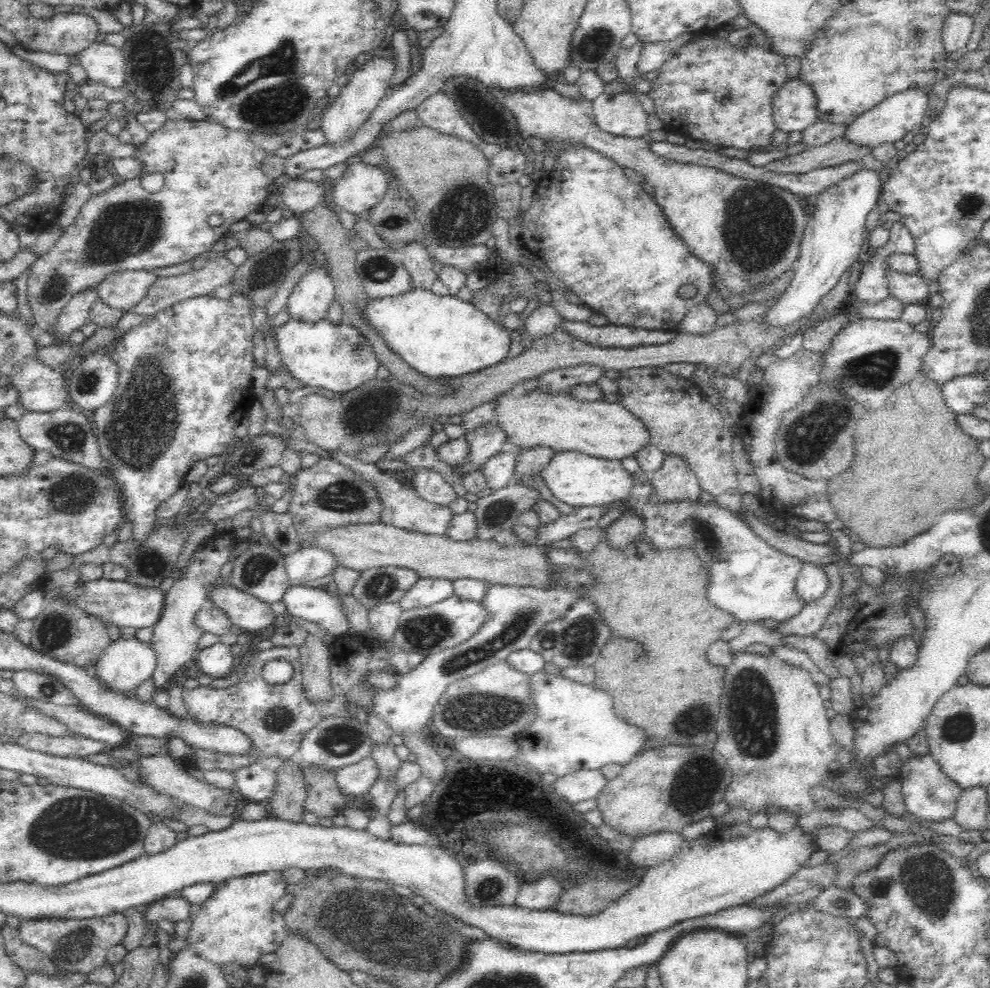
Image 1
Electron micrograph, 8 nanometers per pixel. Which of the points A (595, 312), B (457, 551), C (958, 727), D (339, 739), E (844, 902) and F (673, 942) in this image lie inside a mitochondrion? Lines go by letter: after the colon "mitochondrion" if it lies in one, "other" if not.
A: other
B: other
C: mitochondrion
D: mitochondrion
E: mitochondrion
F: other

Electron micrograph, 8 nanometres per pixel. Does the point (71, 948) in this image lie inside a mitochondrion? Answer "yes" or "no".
yes

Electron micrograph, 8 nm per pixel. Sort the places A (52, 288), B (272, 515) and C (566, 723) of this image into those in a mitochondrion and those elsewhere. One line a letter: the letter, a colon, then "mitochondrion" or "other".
A: mitochondrion
B: other
C: other

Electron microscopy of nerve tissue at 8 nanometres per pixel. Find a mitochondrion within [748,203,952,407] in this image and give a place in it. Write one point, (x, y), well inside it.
(875, 371)

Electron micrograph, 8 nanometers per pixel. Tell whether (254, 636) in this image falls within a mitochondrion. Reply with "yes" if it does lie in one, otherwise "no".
no

